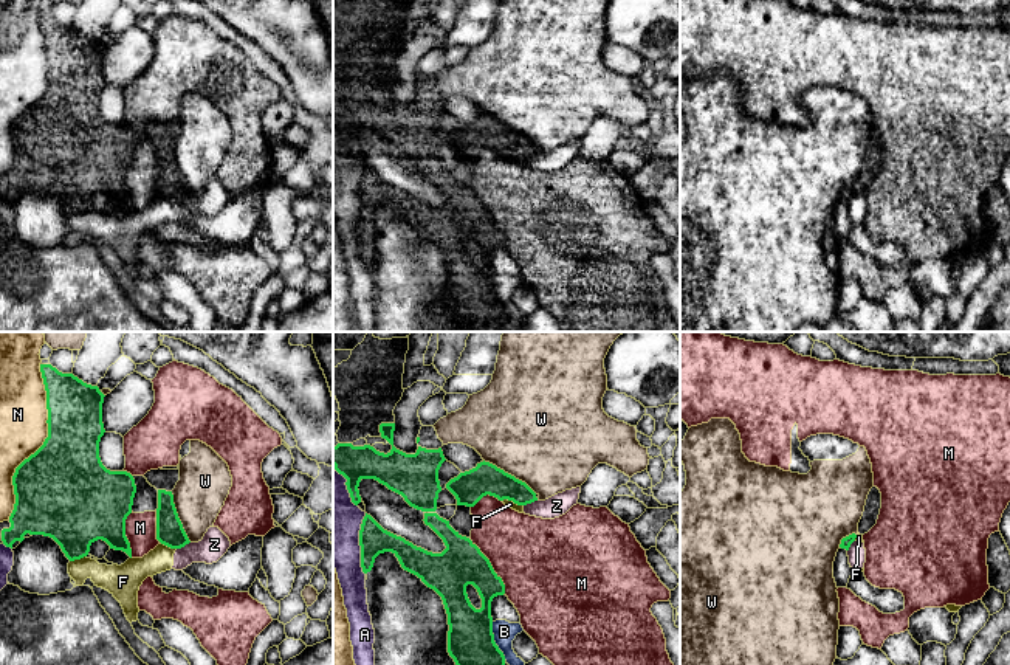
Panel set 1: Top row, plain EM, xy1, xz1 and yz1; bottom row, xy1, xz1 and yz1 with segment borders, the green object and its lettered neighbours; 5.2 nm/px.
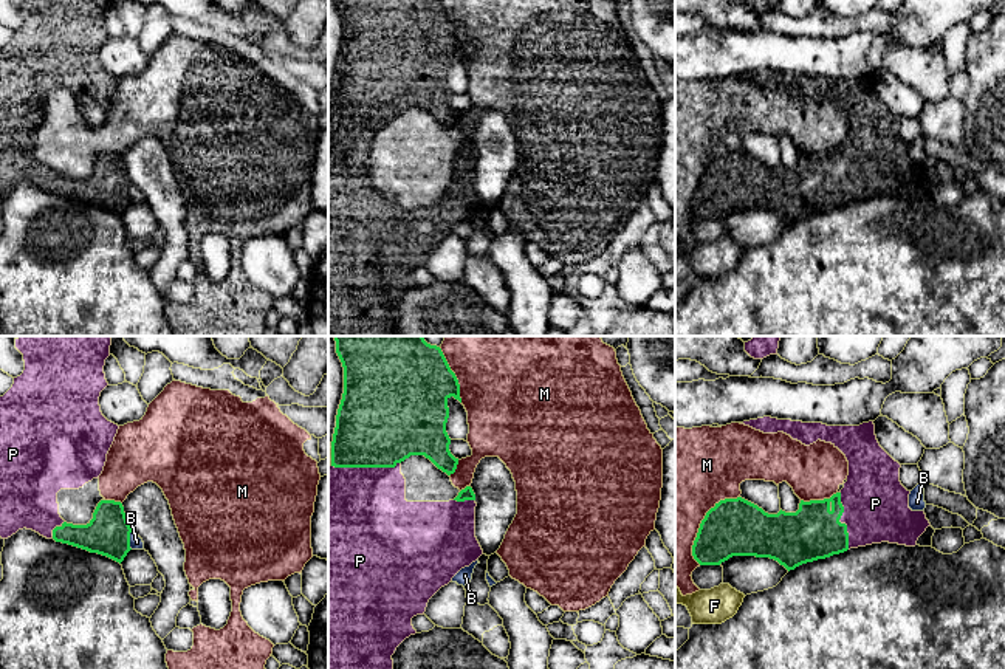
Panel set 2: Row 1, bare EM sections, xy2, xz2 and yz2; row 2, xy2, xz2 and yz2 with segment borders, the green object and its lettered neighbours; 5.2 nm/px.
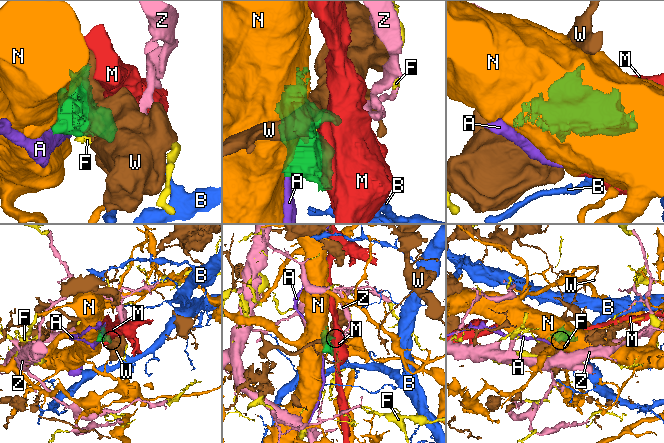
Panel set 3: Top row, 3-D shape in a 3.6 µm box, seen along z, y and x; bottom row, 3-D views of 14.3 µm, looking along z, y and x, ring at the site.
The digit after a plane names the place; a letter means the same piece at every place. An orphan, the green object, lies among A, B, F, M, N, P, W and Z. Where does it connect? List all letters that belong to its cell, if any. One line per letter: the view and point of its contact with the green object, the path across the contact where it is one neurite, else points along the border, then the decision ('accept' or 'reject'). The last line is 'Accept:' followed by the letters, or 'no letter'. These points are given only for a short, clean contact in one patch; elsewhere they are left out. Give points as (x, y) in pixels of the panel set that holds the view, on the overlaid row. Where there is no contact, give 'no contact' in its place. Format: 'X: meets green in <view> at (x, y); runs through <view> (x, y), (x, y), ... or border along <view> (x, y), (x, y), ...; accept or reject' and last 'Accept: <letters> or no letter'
A: meets green in xz1 at (360, 544); reject
B: meets green in xz1 at (493, 640); border along xz1 (491, 622), (494, 644), (505, 659); reject
F: meets green in xy1 at (78, 558); reject
M: meets green in yz2 at (702, 522); reject
N: meets green in xy1 at (44, 442); reject
P: meets green in xz2 at (366, 466); accept
W: meets green in xz1 at (510, 475); reject
Z: meets green in xz1 at (530, 503); border along xz1 (538, 499), (524, 506); reject
Accept: P

